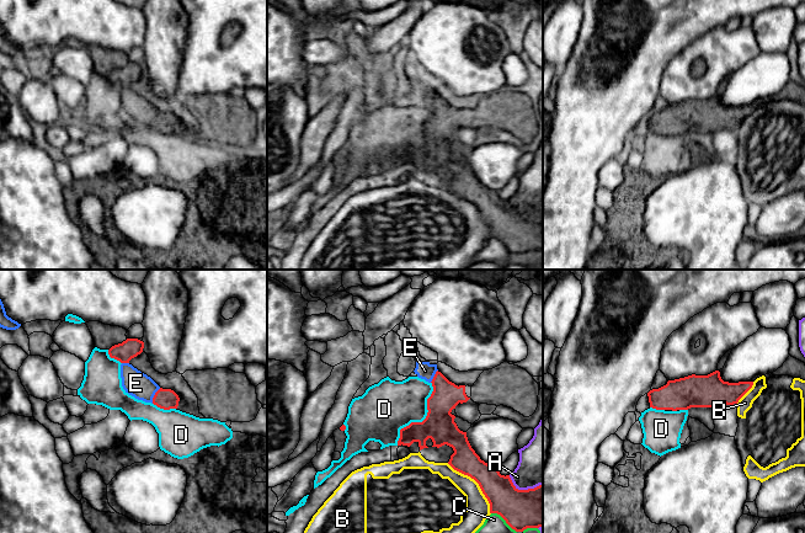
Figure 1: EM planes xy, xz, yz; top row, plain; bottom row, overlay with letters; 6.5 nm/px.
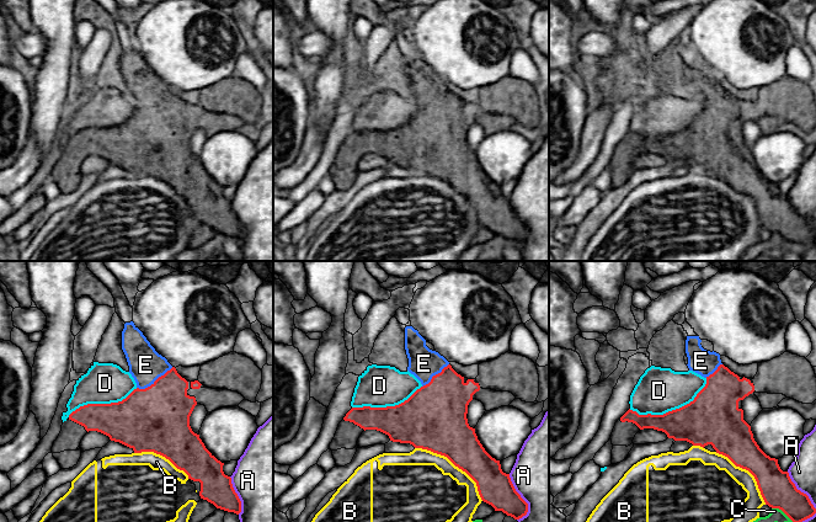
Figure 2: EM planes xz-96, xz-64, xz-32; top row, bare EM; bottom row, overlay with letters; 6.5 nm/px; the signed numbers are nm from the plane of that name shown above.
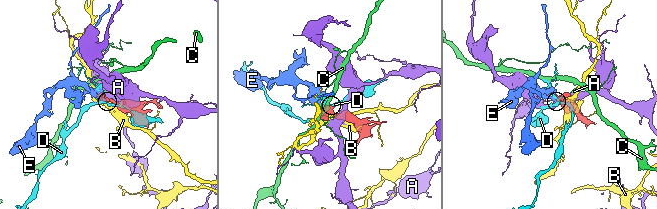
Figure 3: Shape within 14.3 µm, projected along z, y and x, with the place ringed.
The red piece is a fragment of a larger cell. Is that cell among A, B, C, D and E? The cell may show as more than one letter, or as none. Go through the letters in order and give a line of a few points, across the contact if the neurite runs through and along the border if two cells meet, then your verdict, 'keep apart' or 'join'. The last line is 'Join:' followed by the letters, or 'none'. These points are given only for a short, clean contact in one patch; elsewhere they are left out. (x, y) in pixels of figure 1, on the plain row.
A: keep apart
B: keep apart
C: keep apart
D: keep apart
E: line xy (166, 123), (154, 120), (136, 107); join
Join: E

